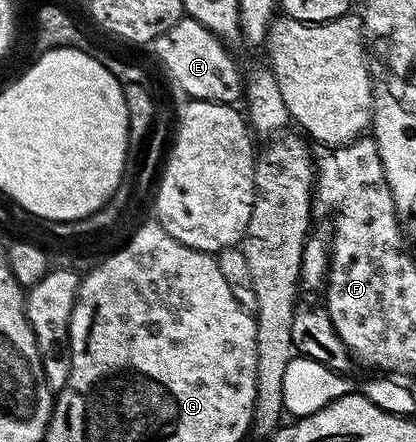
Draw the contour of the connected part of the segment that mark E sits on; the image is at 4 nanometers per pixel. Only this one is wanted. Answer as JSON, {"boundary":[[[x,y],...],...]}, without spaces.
{"boundary":[[[187,16],[180,18],[166,32],[162,32],[150,43],[172,82],[197,102],[227,102],[236,104],[242,98],[242,66],[232,59],[227,45],[216,34],[211,34],[202,24]]]}

